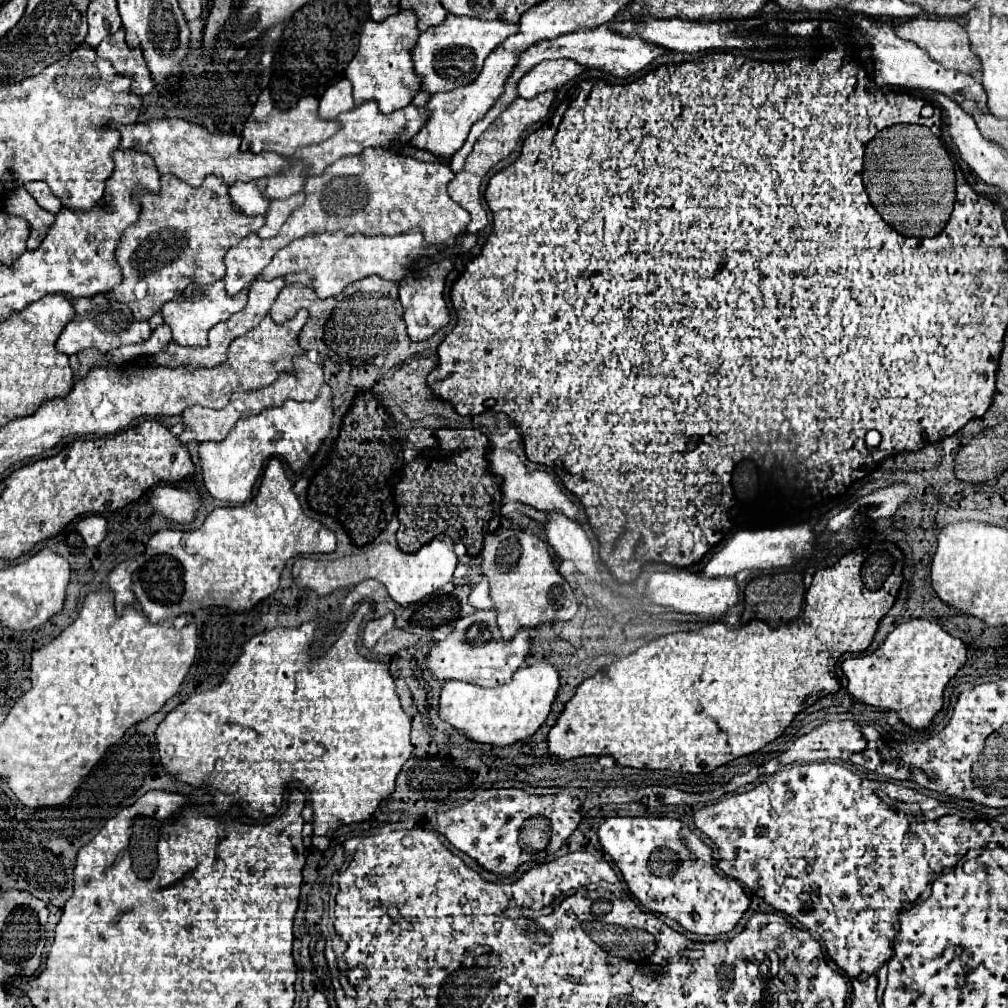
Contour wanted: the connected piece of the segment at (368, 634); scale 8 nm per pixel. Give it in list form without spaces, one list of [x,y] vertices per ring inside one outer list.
[[[388,613],[388,615],[380,617],[380,619],[368,621],[368,625],[366,625],[366,629],[364,629],[364,635],[362,635],[362,643],[364,643],[366,647],[374,647],[374,643],[376,643],[384,633],[388,633],[392,627],[394,627],[394,613]]]

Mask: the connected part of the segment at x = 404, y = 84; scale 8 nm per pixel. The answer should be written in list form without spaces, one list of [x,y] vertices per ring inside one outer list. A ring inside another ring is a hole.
[[[398,11],[380,23],[372,19],[364,23],[358,51],[346,67],[346,79],[352,83],[356,107],[366,101],[376,101],[382,113],[392,113],[400,107],[410,105],[412,97],[420,89],[420,79],[416,77],[410,59],[410,49],[414,47],[418,35],[420,31],[416,27],[414,11]]]

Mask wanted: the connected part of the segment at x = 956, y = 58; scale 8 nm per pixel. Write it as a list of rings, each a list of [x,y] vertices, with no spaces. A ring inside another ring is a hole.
[[[914,17],[902,25],[896,25],[896,35],[900,35],[902,39],[908,39],[912,43],[916,43],[920,49],[928,51],[932,59],[940,61],[944,67],[972,75],[976,81],[982,81],[982,69],[980,69],[980,61],[976,61],[976,53],[970,49],[970,41],[968,41],[968,33],[966,29],[952,21],[952,19],[924,19],[924,17]]]

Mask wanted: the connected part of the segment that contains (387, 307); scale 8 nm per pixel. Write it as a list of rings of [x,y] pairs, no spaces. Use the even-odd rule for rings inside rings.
[[[372,275],[372,277],[366,277],[366,279],[360,279],[358,283],[350,283],[350,287],[346,287],[342,293],[338,293],[336,297],[330,297],[330,299],[318,299],[314,295],[314,291],[310,287],[300,287],[300,285],[286,285],[278,299],[274,301],[272,309],[270,309],[270,317],[276,321],[276,323],[282,323],[282,315],[294,315],[294,311],[306,307],[310,311],[310,319],[308,323],[304,325],[304,329],[300,331],[298,335],[298,343],[300,347],[306,351],[306,349],[314,349],[318,351],[320,355],[324,357],[330,357],[332,361],[336,361],[338,365],[342,365],[346,371],[352,373],[352,381],[350,385],[334,385],[332,389],[332,403],[334,403],[334,425],[332,425],[332,433],[338,431],[340,427],[340,419],[342,415],[350,409],[350,403],[356,395],[358,389],[372,389],[374,393],[378,393],[382,397],[382,401],[386,405],[398,405],[412,421],[418,421],[426,415],[440,415],[440,417],[446,417],[446,419],[454,419],[454,421],[464,421],[464,427],[472,427],[472,429],[480,429],[480,427],[492,427],[496,431],[498,429],[498,415],[502,413],[494,413],[494,411],[484,411],[480,415],[470,415],[470,417],[460,417],[454,409],[454,405],[450,401],[442,401],[434,395],[434,391],[430,391],[428,383],[426,383],[426,377],[430,375],[432,369],[438,367],[438,343],[442,341],[442,335],[436,333],[434,339],[426,339],[422,343],[412,343],[408,341],[406,343],[406,325],[404,325],[404,319],[402,319],[402,305],[400,305],[400,299],[398,299],[398,283],[388,283],[388,279],[382,279],[378,275]],[[344,333],[356,333],[356,335],[350,335],[350,339],[342,341],[342,335]]]

